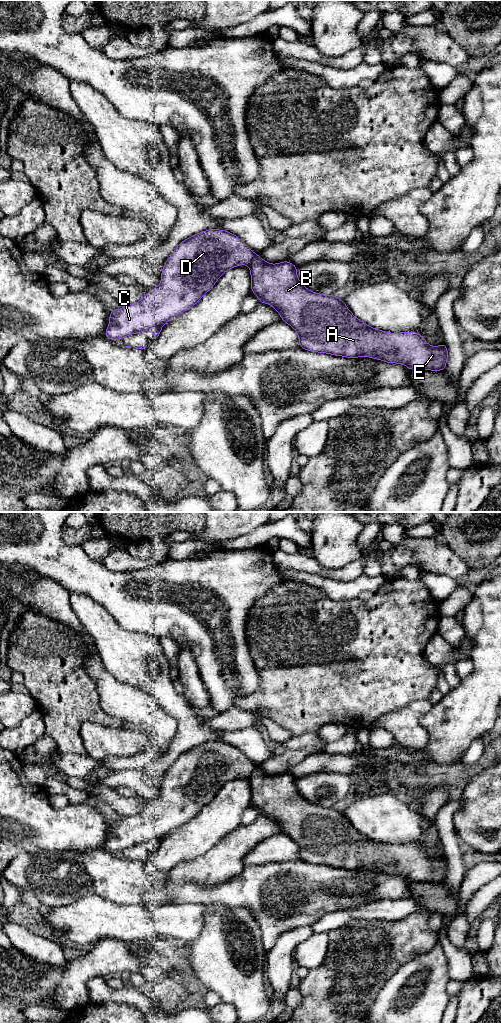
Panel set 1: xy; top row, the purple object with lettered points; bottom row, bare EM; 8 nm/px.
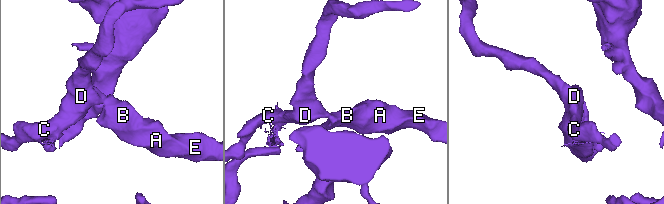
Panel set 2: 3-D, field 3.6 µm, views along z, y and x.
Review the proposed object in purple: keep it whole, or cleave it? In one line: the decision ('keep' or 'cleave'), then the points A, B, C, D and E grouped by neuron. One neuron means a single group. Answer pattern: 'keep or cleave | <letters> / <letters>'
cleave | A B E / C D

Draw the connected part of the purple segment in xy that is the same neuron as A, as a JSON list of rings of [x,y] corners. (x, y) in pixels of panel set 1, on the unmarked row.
[[[256,766],[249,779],[251,803],[259,814],[275,820],[282,833],[297,844],[302,861],[347,870],[370,869],[404,876],[411,882],[445,882],[448,871],[445,854],[431,858],[417,844],[390,845],[368,838],[352,826],[342,811],[307,801],[298,791],[297,779],[289,773],[271,776]]]

